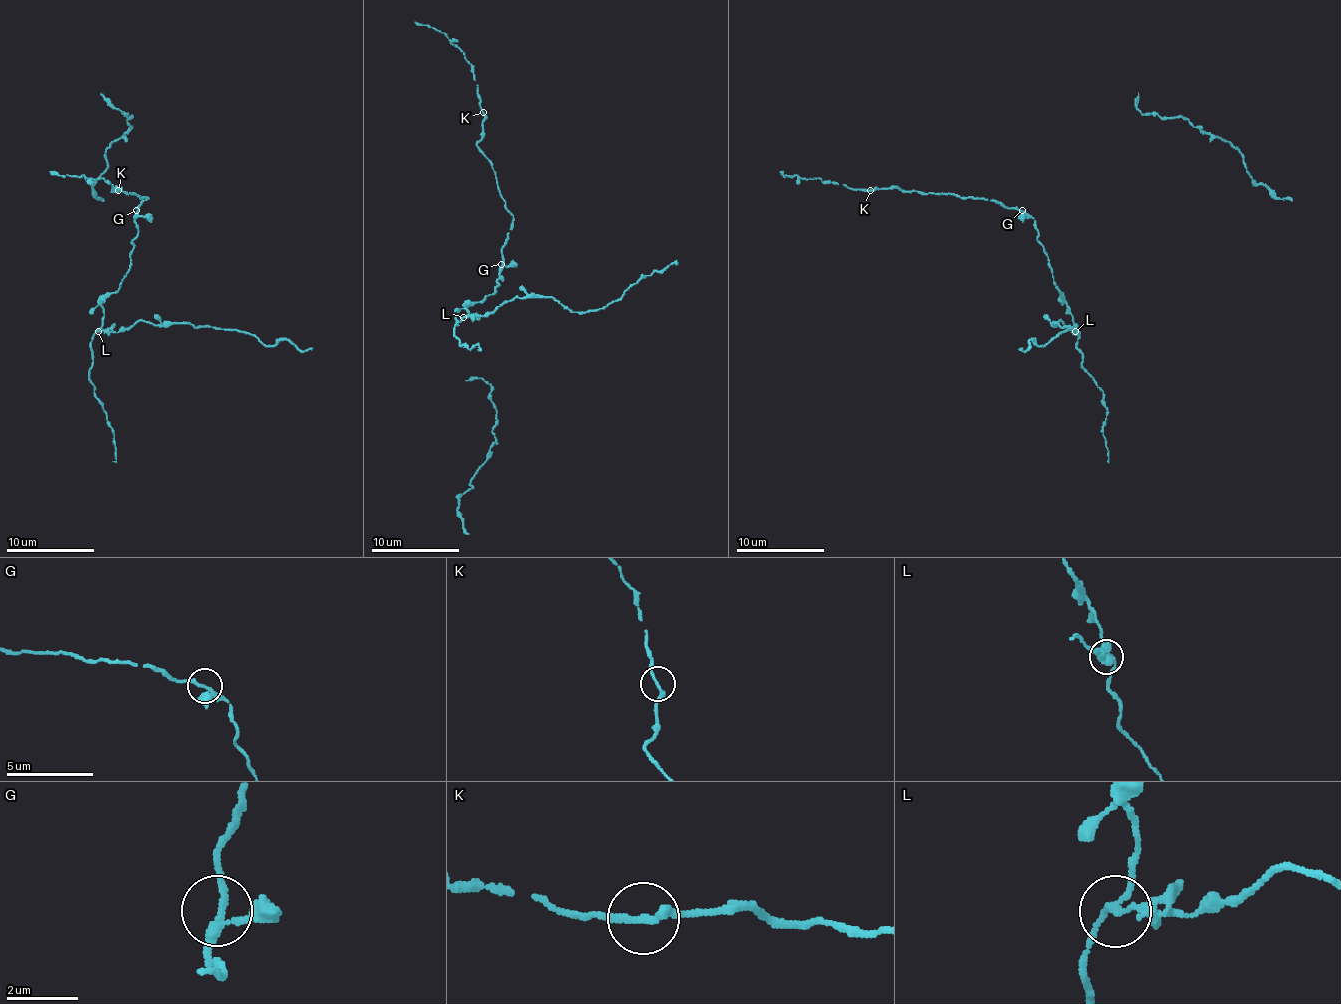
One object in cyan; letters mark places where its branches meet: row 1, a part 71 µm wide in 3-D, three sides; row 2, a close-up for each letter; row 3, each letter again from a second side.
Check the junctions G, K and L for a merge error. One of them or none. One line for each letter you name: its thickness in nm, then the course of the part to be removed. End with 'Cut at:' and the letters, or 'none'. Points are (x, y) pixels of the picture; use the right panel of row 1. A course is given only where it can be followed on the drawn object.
L: 160 nm thick; foreign part runs (1075, 332), (1061, 321), (1055, 325), (1070, 327), (1046, 345), (1033, 340), (1024, 351), (1020, 347)
Cut at: L

